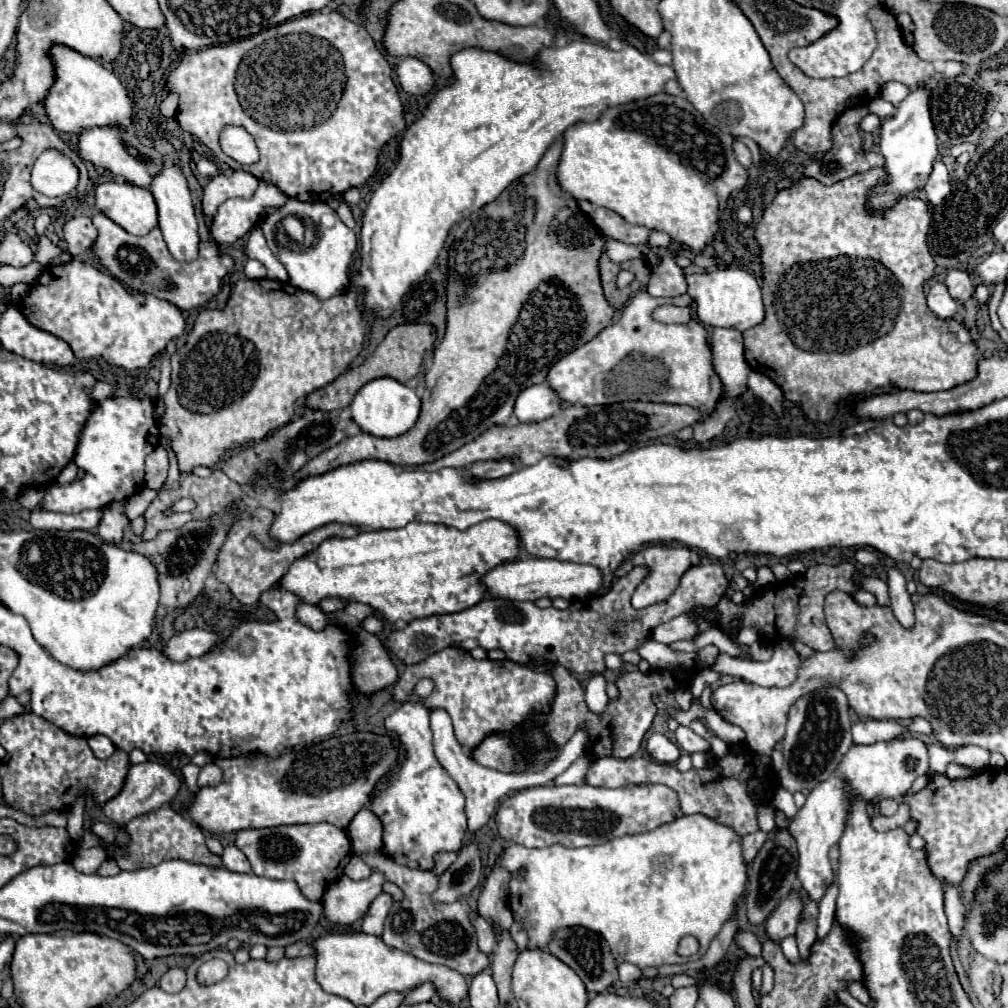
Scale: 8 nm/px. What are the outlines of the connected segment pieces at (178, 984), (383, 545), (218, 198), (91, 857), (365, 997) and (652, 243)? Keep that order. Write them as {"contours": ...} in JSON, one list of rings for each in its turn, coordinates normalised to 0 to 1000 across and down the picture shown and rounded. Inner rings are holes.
{"contours":[[[[181,960],[167,962],[159,972],[159,980],[163,984],[179,984],[183,978],[185,978],[185,964]]],[[[490,514],[474,518],[460,528],[437,520],[405,518],[405,522],[397,526],[369,526],[357,528],[351,534],[323,534],[317,540],[317,546],[310,546],[288,562],[276,583],[296,589],[306,599],[315,599],[319,593],[335,591],[347,597],[367,599],[385,617],[407,617],[411,613],[423,613],[429,609],[456,607],[474,599],[482,589],[482,581],[478,579],[482,565],[494,562],[496,558],[510,558],[516,550],[516,544],[518,538],[512,530],[512,524]]],[[[234,169],[228,177],[216,173],[202,187],[200,208],[202,208],[202,212],[210,214],[210,212],[214,212],[214,206],[222,198],[226,198],[226,196],[248,196],[254,190],[254,187],[256,187],[256,179],[242,169]]],[[[79,841],[71,851],[71,859],[81,867],[93,867],[105,851],[101,841]]],[[[327,925],[323,929],[312,931],[308,937],[313,944],[313,962],[312,962],[313,974],[323,984],[339,988],[353,998],[357,998],[357,996],[367,998],[377,986],[383,986],[385,982],[407,982],[407,980],[417,978],[427,972],[431,974],[438,992],[442,992],[446,996],[456,996],[464,984],[462,972],[456,964],[442,960],[442,958],[425,956],[407,946],[385,940],[379,935],[379,931],[369,929],[369,927]]],[[[653,228],[645,230],[645,236],[643,236],[645,246],[661,246],[663,242],[665,242],[665,234],[661,230],[653,230]]]]}

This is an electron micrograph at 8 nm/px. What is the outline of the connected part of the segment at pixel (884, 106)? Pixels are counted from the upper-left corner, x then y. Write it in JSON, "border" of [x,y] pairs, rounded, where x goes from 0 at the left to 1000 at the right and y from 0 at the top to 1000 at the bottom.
{"border":[[[867,97],[867,99],[861,103],[861,109],[863,109],[865,113],[869,113],[871,117],[875,117],[875,119],[887,113],[887,105],[885,105],[883,101],[875,99],[875,97]]]}

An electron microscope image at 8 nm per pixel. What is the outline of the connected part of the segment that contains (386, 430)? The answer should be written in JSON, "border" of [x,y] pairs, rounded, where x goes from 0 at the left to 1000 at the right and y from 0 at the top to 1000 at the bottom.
{"border":[[[373,375],[355,387],[353,395],[347,401],[347,407],[349,417],[359,423],[361,429],[377,435],[389,435],[405,429],[413,421],[417,411],[417,395],[409,385],[391,375]]]}

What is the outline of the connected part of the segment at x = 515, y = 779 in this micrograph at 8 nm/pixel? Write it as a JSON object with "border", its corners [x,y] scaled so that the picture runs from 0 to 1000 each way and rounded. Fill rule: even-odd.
{"border":[[[429,702],[427,704],[427,722],[429,722],[429,728],[431,728],[429,736],[431,736],[431,748],[433,748],[435,756],[446,768],[446,772],[454,778],[456,786],[462,792],[462,810],[464,810],[464,821],[466,821],[466,825],[472,825],[478,817],[484,815],[484,812],[492,806],[492,800],[494,800],[496,792],[500,792],[504,786],[518,784],[518,782],[528,782],[528,780],[540,780],[542,776],[550,774],[554,768],[558,768],[567,756],[571,756],[579,748],[581,736],[583,736],[583,730],[579,728],[579,724],[573,724],[565,732],[563,740],[560,740],[560,744],[554,748],[554,752],[550,752],[548,756],[544,756],[536,764],[524,764],[520,768],[500,768],[500,766],[486,764],[486,762],[480,762],[480,760],[468,756],[466,748],[452,734],[450,724],[448,724],[448,714],[446,714],[446,710],[444,710],[442,704],[438,704],[438,702]]]}

